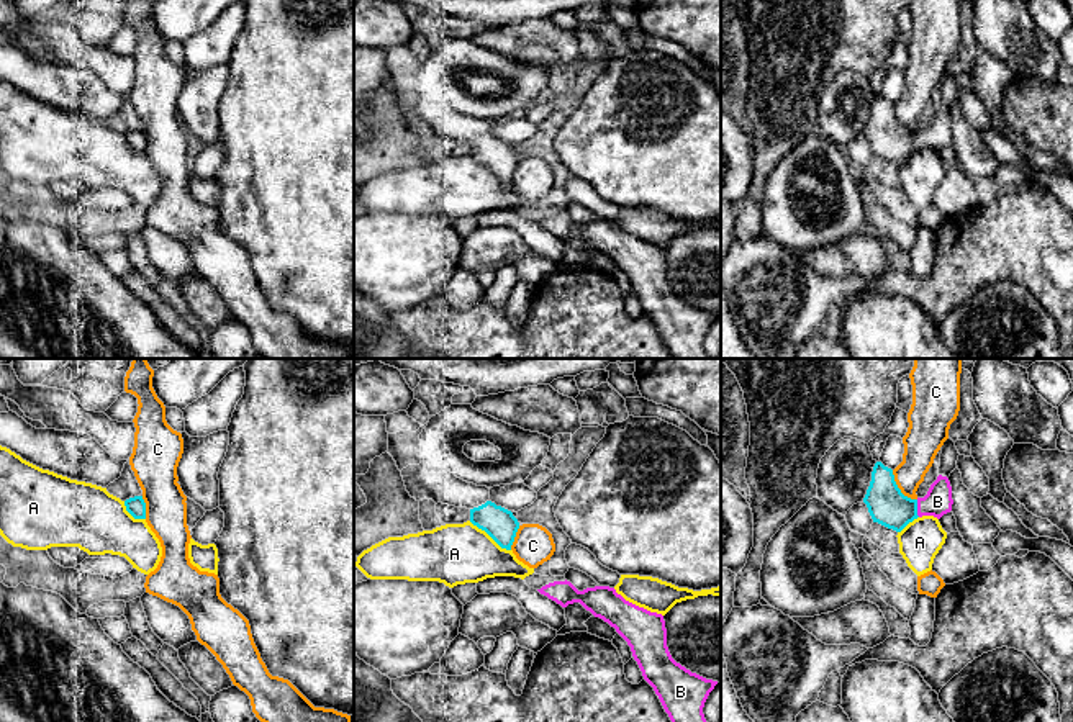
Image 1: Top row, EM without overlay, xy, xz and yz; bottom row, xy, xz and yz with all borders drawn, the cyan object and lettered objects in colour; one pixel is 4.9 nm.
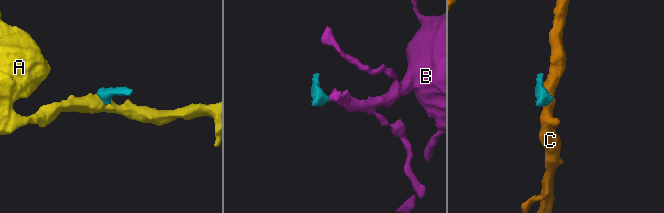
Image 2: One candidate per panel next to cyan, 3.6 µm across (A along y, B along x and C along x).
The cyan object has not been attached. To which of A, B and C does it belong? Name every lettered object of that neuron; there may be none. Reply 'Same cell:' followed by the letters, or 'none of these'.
Same cell: B

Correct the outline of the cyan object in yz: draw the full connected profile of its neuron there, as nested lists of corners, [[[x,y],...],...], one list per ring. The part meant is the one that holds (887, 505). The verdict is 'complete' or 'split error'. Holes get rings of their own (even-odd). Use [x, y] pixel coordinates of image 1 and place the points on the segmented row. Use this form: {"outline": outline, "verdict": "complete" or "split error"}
{"outline": [[[876,462],[872,481],[863,498],[873,522],[901,532],[909,522],[922,516],[940,519],[952,511],[952,486],[947,476],[939,475],[924,498],[911,499],[901,493],[893,470]]], "verdict": "split error"}

